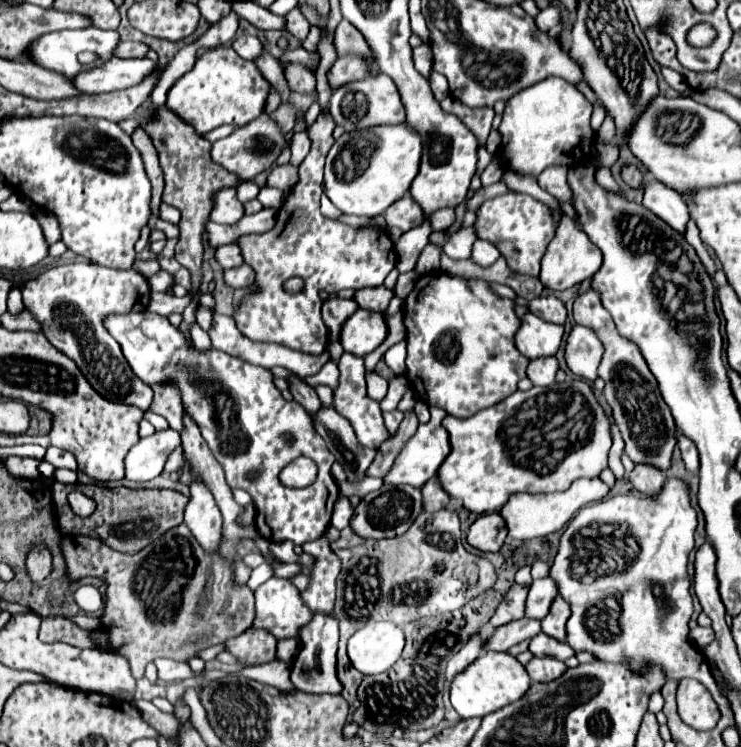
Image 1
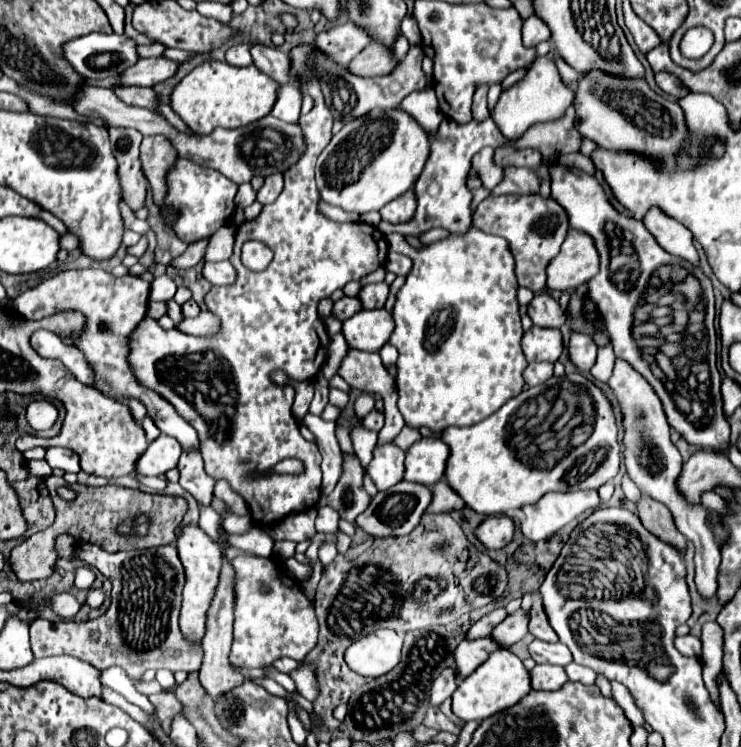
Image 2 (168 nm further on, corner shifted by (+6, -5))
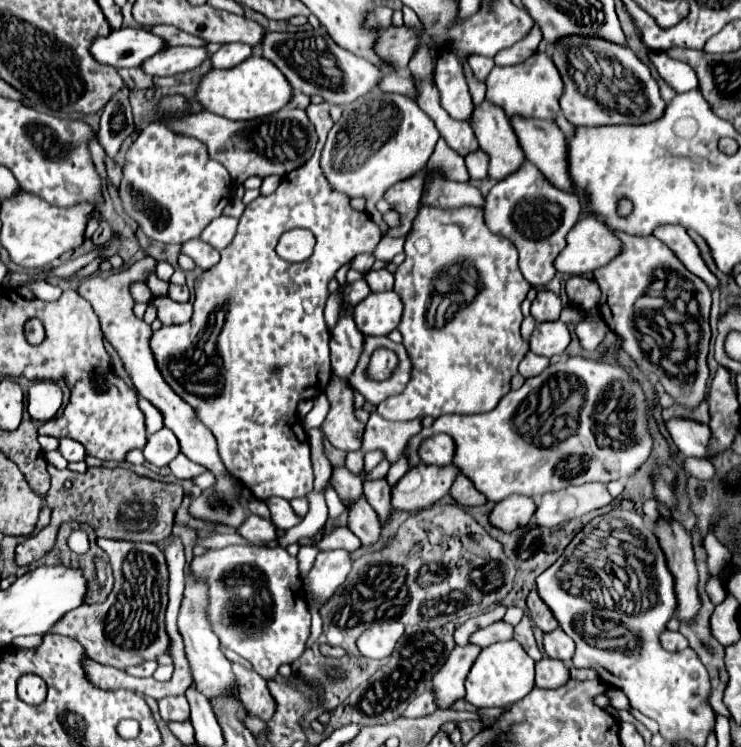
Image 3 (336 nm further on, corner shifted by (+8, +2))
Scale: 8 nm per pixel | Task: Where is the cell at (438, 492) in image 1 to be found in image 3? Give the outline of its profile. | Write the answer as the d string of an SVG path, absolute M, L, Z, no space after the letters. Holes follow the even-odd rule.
M461 474L455 478L455 482L453 482L449 494L451 494L451 498L453 498L457 504L461 504L461 506L481 506L481 504L487 502L487 500L473 488L473 484L471 484L465 476L461 476Z

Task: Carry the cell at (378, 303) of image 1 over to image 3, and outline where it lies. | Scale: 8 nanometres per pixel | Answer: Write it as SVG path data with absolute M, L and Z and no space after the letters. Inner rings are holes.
M371 270L365 274L365 282L371 292L387 292L393 290L393 274L389 270Z

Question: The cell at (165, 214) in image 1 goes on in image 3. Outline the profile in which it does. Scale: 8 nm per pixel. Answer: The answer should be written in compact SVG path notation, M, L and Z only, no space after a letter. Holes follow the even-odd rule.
M107 156L105 157L105 166L110 180L113 182L114 186L119 189L121 178L123 176L122 167Z

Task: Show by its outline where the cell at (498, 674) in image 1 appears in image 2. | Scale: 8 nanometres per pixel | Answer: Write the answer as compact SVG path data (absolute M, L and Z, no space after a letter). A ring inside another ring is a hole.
M497 649L483 665L479 665L479 669L475 669L467 679L459 683L457 691L453 693L453 713L463 721L483 721L499 711L517 705L529 691L531 681L523 661L509 649Z

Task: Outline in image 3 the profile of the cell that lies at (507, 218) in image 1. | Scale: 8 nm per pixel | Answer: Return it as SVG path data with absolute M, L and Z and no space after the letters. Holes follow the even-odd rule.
M525 160L519 172L507 176L489 190L489 194L485 196L483 214L485 214L485 224L491 232L501 234L515 244L519 252L519 268L525 280L533 288L541 288L547 286L555 276L553 260L565 248L565 236L579 220L581 202L575 194L571 196L567 192L553 188L553 184L549 184L545 176L541 176L537 166ZM517 204L519 204L519 224L517 224Z

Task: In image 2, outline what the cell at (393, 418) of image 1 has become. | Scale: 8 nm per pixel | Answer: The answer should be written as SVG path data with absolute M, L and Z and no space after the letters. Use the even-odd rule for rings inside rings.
M469 227L463 235L449 233L445 239L433 241L421 249L411 247L399 233L391 233L387 239L393 251L403 253L413 261L405 285L395 297L395 331L389 339L399 351L397 389L399 411L405 425L413 429L429 427L435 433L441 433L451 425L475 425L493 415L511 397L519 395L525 385L521 373L527 367L527 359L521 349L523 329L517 303L519 285L509 243L503 237L487 235L477 227Z

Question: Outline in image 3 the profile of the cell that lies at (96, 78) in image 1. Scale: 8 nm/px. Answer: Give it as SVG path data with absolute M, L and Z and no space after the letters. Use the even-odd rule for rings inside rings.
M165 48L141 64L149 76L175 76L197 68L207 58L205 48Z

